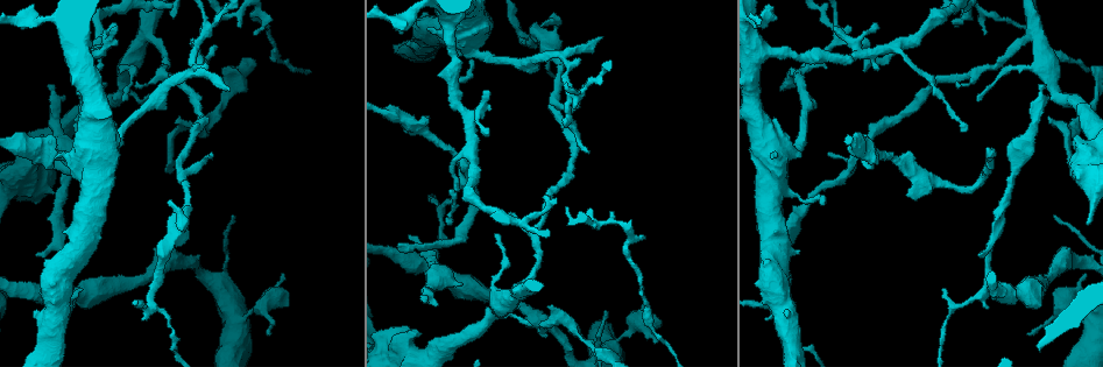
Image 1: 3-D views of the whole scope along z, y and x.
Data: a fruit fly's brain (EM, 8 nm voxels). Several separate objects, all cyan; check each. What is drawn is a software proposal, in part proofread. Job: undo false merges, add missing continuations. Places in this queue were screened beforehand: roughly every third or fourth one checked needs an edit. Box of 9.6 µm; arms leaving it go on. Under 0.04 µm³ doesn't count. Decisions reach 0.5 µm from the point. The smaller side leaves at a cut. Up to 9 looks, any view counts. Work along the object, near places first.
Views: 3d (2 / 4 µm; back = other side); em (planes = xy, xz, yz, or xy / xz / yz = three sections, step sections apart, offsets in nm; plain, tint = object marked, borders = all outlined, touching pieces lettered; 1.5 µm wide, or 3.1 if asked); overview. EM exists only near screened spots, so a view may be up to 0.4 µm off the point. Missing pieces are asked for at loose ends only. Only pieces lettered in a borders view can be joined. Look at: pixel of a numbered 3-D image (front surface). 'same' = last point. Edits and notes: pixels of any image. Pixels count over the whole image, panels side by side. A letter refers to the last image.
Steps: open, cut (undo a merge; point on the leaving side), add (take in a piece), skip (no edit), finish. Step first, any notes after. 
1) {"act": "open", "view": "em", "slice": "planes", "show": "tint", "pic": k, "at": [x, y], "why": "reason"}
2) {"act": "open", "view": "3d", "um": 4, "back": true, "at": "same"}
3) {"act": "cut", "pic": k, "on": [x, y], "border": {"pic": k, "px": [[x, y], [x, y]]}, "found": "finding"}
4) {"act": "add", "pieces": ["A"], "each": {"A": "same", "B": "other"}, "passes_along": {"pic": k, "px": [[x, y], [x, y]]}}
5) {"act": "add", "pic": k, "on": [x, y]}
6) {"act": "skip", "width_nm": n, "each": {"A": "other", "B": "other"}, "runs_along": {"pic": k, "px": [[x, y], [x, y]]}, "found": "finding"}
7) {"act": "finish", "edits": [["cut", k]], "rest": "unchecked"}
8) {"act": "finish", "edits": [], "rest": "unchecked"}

{"act": "open", "view": "em", "slice": "planes", "show": "borders", "pic": 1, "at": [281, 275], "why": "free end"}

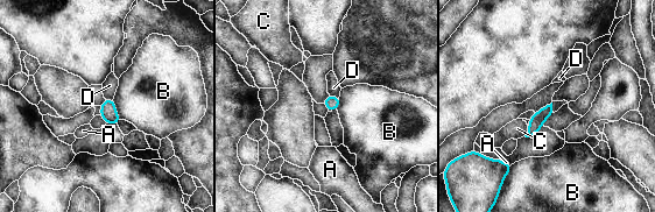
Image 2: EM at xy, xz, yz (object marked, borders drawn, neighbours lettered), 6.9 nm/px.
{"act": "skip", "each": {"A": "other", "B": "other", "C": "other", "D": "other"}, "border": {"pic": 2, "px": [[329, 93], [338, 98]]}, "found": "no lettered piece goes on from it"}

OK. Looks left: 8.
{"act": "open", "view": "em", "slice": "yz", "step": 8, "show": "borders", "pic": 1, "at": [1069, 168], "why": "free end"}

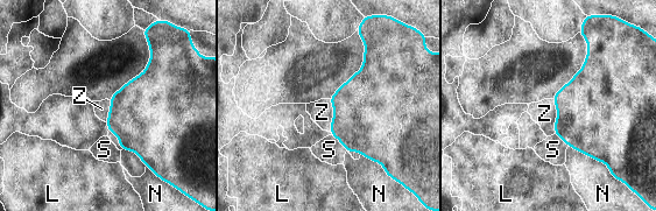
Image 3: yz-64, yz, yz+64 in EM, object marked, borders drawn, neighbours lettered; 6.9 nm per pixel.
{"act": "open", "view": "em", "slice": "planes", "show": "borders", "at": "same", "why": "cut it another way"}

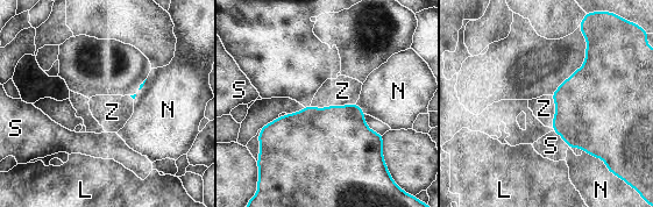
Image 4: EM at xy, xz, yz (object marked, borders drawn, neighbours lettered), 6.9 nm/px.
{"act": "skip", "each": {"L": "other", "N": "other", "S": "other", "Z": "other"}, "border": {"pic": 4, "px": [[355, 102], [324, 107], [311, 106]]}, "found": "none of them fits"}

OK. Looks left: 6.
{"act": "open", "view": "em", "slice": "planes", "show": "borders", "pic": 1, "at": [254, 33], "why": "thin end"}

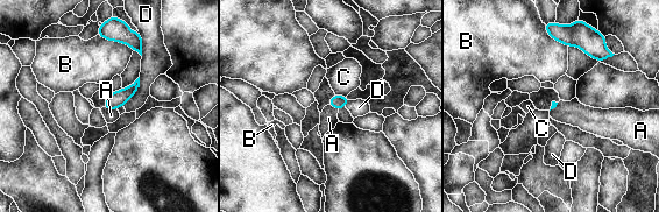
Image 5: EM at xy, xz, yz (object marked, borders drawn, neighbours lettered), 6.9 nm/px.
{"act": "skip", "longest_contact_nm": ["B", 280], "each": {"A": "other", "B": "other", "C": "other", "D": "other"}, "border": {"pic": 5, "px": [[103, 107], [117, 110]]}, "found": "none of them fits"}

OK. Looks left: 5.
{"act": "open", "view": "em", "slice": "xy", "step": 8, "show": "plain", "pic": 1, "at": [423, 301], "why": "free end"}

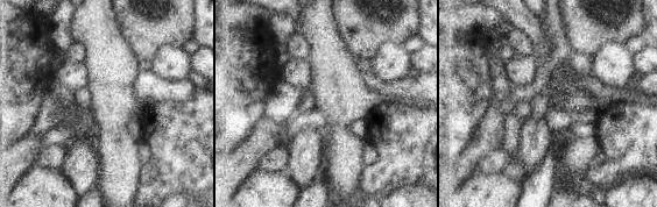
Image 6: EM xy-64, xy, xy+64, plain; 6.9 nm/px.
{"act": "open", "view": "em", "slice": "xy", "step": 8, "show": "borders", "at": "same", "why": "what lies round it"}

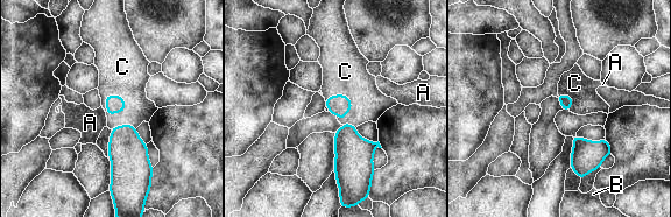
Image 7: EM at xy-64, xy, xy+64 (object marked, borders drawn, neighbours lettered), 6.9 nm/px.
{"act": "add", "pieces": ["C"], "each": {"A": "other", "B": "other", "C": "same"}, "passes_along": {"pic": 7, "px": [[114, 104], [122, 111], [126, 75]]}, "found": "it goes on there"}

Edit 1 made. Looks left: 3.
{"act": "finish", "edits": [["add", 7]], "rest": "unchecked"}

